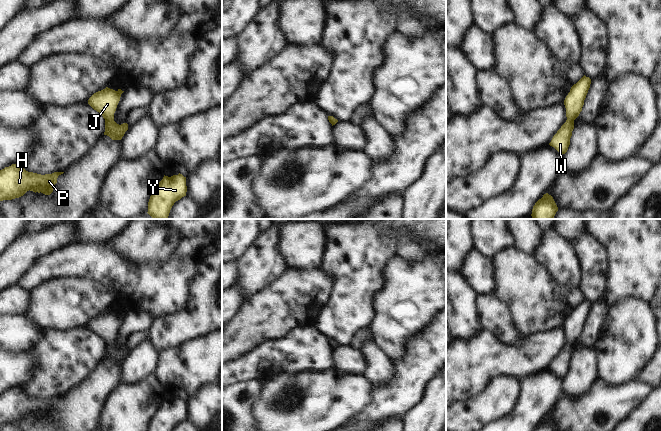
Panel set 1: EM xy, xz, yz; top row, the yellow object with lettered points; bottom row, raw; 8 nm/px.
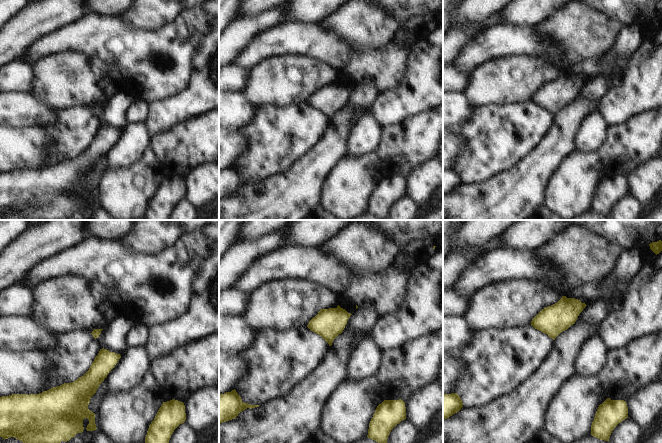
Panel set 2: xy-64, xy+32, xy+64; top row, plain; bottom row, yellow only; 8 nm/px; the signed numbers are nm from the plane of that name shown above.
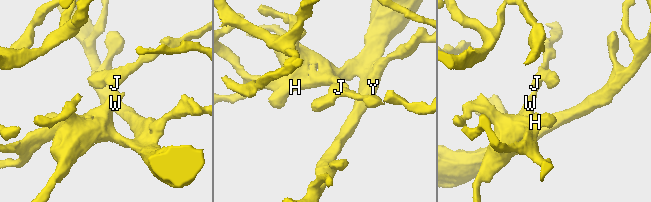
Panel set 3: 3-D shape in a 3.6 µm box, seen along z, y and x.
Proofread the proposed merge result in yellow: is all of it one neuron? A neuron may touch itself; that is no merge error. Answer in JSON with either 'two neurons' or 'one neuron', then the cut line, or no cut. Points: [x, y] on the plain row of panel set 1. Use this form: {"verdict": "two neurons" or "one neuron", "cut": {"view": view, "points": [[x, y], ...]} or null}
{"verdict": "one neuron", "cut": null}

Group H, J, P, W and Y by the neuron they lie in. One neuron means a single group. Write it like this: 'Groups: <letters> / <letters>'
Groups: H J P W Y

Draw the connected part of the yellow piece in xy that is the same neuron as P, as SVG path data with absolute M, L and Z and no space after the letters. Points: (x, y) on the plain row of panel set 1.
M16 388L5 391L0 394L0 425L19 422L29 414L50 419L58 400L63 397L54 396L41 399L28 396Z

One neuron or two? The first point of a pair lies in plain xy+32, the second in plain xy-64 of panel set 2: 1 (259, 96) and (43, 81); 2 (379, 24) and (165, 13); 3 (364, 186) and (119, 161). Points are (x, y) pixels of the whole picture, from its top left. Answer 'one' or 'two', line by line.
1: one
2: one
3: two

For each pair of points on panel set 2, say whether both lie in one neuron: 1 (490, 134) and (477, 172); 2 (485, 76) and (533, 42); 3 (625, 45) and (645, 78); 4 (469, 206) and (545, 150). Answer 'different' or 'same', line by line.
1: same
2: different
3: different
4: same

